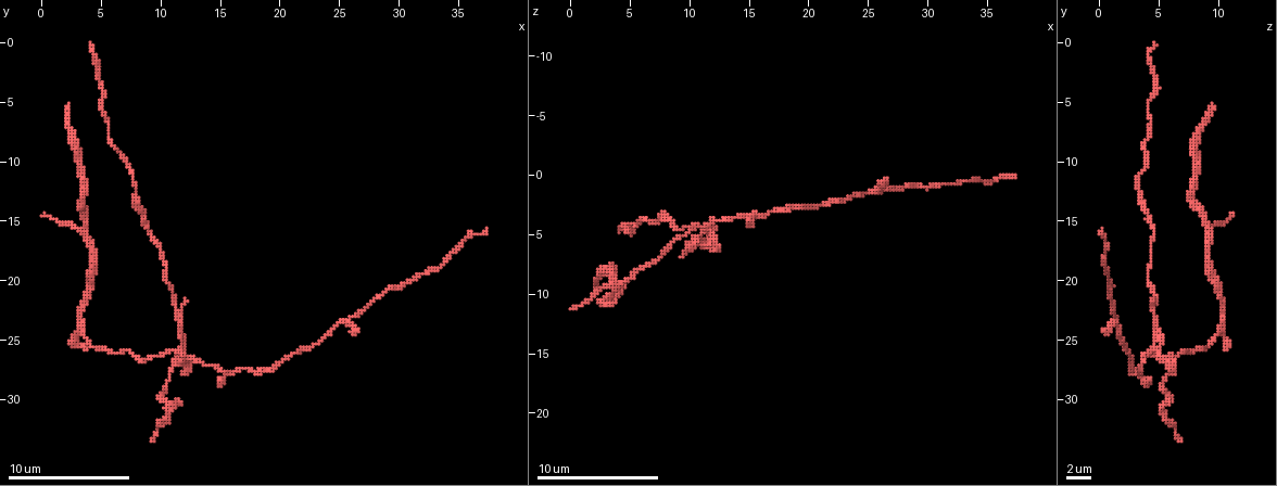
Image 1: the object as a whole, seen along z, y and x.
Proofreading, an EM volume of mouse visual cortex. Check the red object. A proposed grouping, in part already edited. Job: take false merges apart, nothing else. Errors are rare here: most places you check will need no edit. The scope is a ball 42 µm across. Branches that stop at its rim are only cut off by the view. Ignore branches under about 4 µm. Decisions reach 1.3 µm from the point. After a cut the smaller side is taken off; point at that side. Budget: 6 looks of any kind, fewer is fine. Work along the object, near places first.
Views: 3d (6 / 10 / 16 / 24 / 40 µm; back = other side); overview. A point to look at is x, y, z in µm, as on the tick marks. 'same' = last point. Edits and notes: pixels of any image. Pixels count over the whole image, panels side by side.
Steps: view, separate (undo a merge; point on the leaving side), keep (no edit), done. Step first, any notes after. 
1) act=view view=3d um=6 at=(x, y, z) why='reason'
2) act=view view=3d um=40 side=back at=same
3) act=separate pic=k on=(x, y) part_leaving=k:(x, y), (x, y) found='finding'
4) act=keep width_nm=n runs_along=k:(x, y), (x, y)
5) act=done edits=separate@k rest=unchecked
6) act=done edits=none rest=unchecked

act=view view=3d um=6 at=(31.4, 20.0, 0.6) why='thin neck'

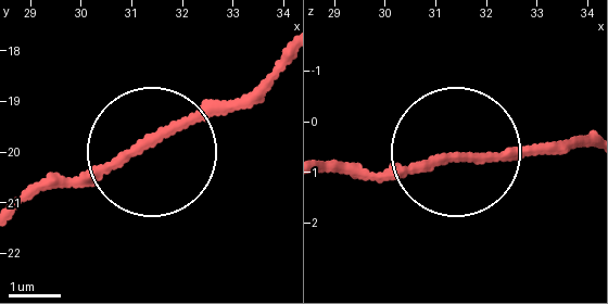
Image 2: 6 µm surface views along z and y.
act=keep width_nm=170 runs_along=2:(330, 173), (590, 147) found='all the same neuron'

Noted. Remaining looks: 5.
act=view view=3d um=10 at=(24.6, 24.2, 1.6) why='sudden change in width'

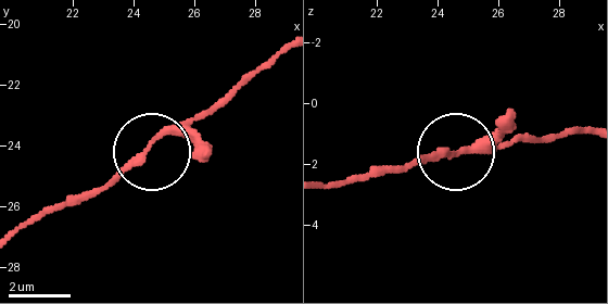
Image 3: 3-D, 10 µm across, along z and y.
act=view view=3d um=6 at=(24.4, 24.0, 1.6)

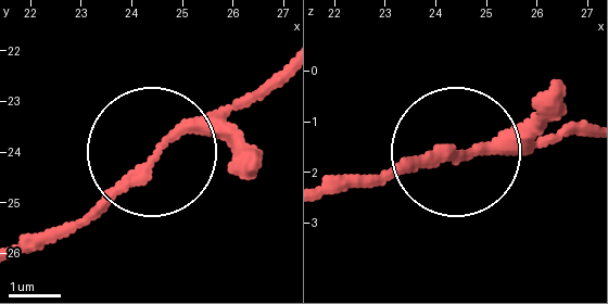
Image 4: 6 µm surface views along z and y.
act=keep runs_along=4:(17, 254), (70, 232), (135, 167), (286, 68) found='continuous, no second neuron'

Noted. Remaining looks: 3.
act=view view=3d um=10 at=(5.6, 8.4, 4.0) why='calibre changes'

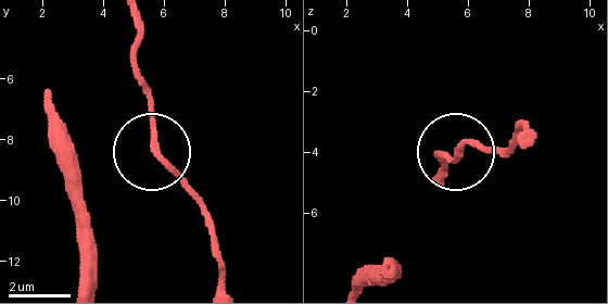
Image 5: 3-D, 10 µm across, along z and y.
act=keep runs_along=5:(225, 286), (197, 200), (155, 153), (144, 86) found='one neuron here'

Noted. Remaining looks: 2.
act=done edits=none rest=unchecked

